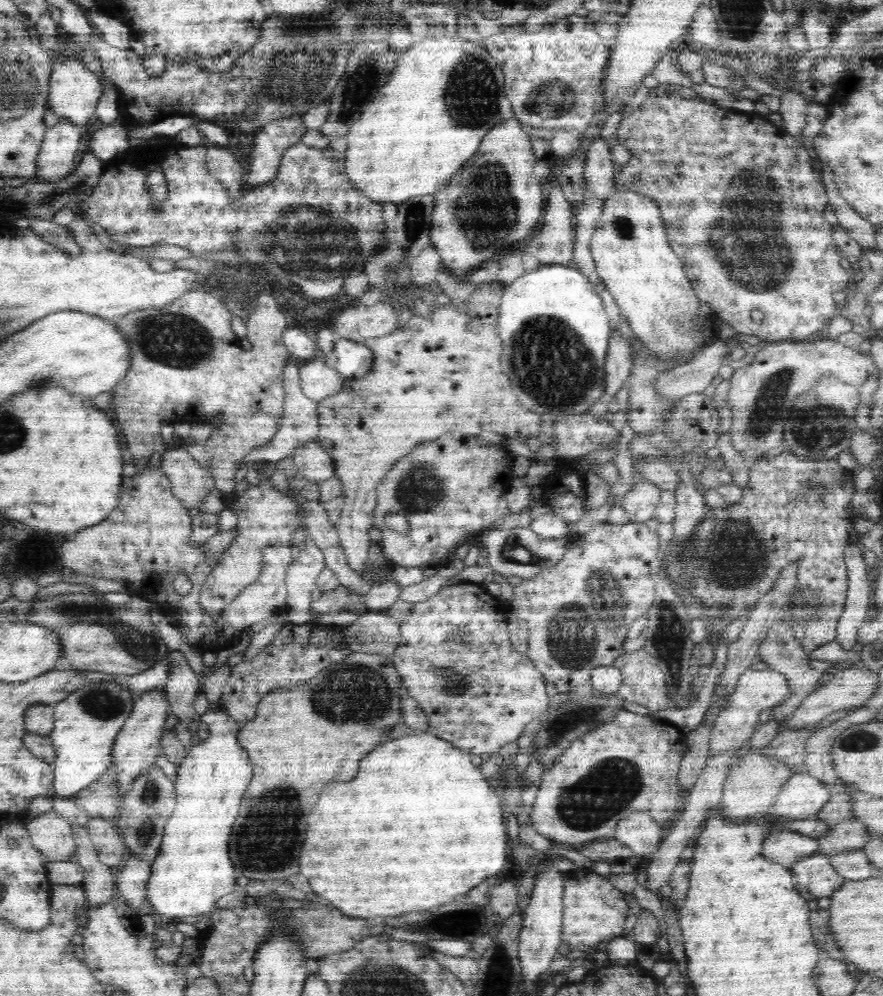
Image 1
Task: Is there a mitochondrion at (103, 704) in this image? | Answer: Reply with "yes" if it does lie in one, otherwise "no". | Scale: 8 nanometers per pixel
yes

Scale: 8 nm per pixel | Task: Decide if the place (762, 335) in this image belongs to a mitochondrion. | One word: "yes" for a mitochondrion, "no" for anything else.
no

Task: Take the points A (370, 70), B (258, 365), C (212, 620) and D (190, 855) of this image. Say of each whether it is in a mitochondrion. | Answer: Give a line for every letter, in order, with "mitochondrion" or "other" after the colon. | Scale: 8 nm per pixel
A: mitochondrion
B: other
C: other
D: other

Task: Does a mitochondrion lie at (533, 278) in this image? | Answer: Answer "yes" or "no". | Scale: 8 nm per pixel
no

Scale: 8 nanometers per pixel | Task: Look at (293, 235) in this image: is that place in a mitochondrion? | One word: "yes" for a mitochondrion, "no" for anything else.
yes

